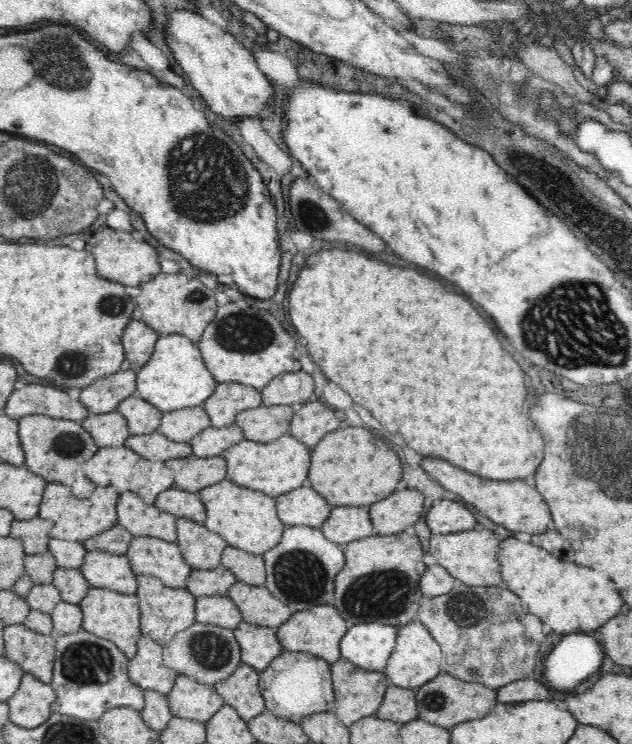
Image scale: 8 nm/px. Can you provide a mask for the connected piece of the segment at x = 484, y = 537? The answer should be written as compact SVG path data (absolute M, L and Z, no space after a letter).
M471 530L444 533L430 539L429 552L434 556L438 565L448 570L455 579L467 586L497 586L502 582L500 576L500 561L498 560L499 544L501 540L494 537L492 531Z

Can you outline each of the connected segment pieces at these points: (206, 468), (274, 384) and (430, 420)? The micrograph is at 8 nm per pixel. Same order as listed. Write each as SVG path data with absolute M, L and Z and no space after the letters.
M191 455L165 462L165 467L172 471L174 486L191 493L198 493L202 488L224 480L225 466L222 455L211 458Z
M290 371L274 378L260 391L264 405L300 406L315 398L312 376L306 371Z
M334 245L333 248L334 250L316 252L306 260L306 266L300 270L300 276L296 278L296 282L290 288L290 294L288 294L290 310L286 310L290 312L290 320L296 328L296 332L308 340L306 346L308 346L310 354L316 358L316 362L320 362L326 378L334 380L340 388L344 388L356 404L370 410L370 414L382 424L384 430L400 432L404 436L406 444L412 446L412 450L416 450L418 454L444 458L444 460L452 462L454 467L492 481L523 481L526 476L535 474L544 456L545 442L542 440L542 433L536 430L534 422L530 420L528 410L524 408L526 396L528 396L528 390L524 384L524 372L518 366L518 362L504 350L492 324L488 324L488 320L484 316L480 316L480 312L464 296L460 296L460 294L452 296L452 292L444 292L442 284L438 284L430 276L424 276L412 268L390 266L390 264L378 262L378 260L358 254L358 252L342 250L344 248L342 245L338 248Z

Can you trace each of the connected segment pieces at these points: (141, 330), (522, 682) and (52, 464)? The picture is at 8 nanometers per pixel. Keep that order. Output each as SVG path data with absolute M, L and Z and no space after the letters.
M132 320L122 335L125 351L125 366L138 372L150 361L159 333L143 321Z
M532 677L518 678L506 685L500 685L496 689L496 700L498 703L518 703L528 700L550 701L550 690L548 685L538 682Z
M31 414L30 416L21 417L17 421L17 438L20 439L22 452L25 453L24 466L28 467L28 470L41 476L48 483L58 482L70 487L74 494L90 495L93 492L96 486L84 474L82 467L94 456L99 447L79 421L55 419L43 414Z

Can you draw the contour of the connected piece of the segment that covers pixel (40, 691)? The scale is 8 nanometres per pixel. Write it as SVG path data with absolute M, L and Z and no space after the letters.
M24 673L16 692L6 701L8 718L24 728L36 728L42 721L48 720L55 698L50 682L46 684L33 674Z

